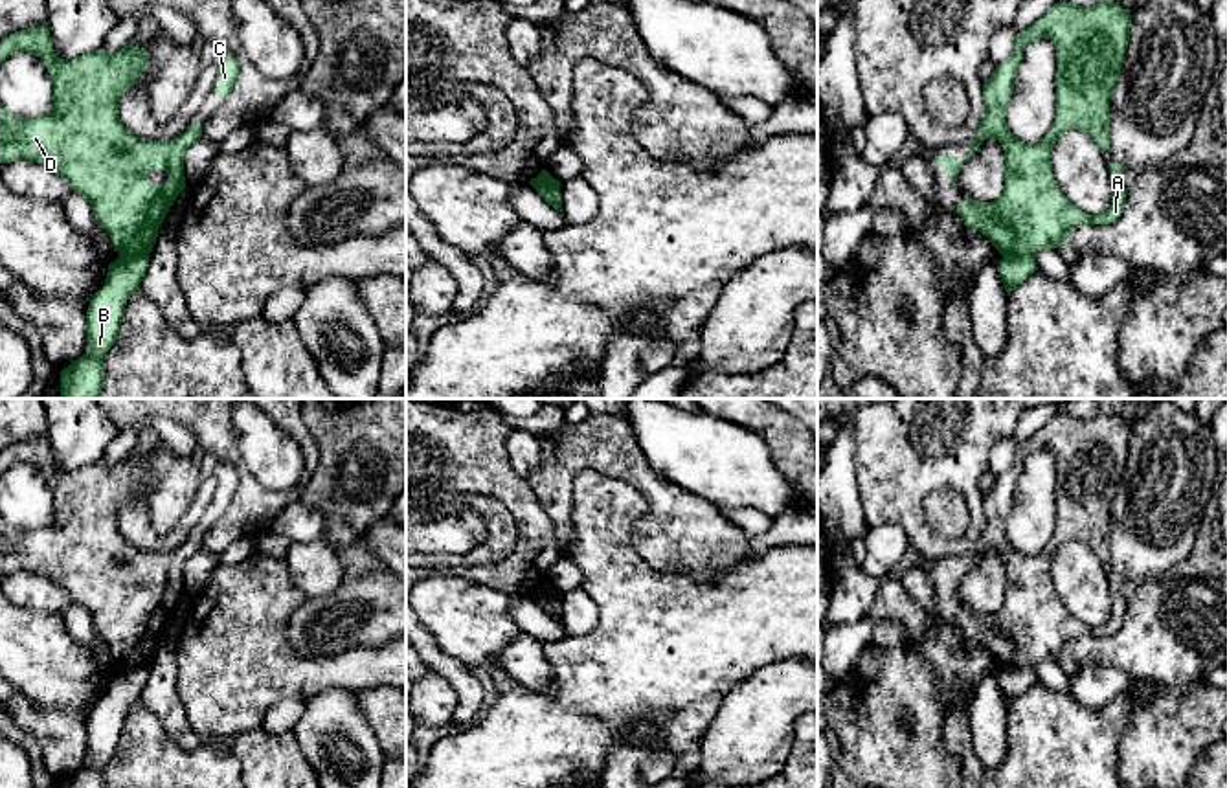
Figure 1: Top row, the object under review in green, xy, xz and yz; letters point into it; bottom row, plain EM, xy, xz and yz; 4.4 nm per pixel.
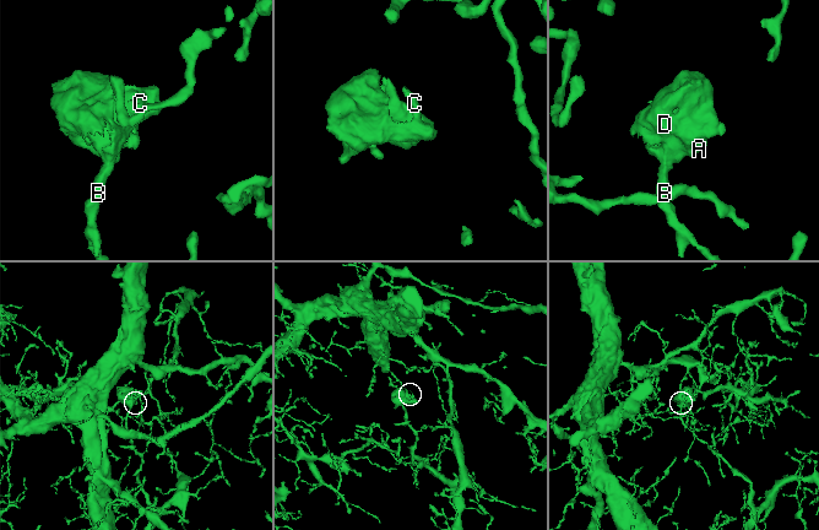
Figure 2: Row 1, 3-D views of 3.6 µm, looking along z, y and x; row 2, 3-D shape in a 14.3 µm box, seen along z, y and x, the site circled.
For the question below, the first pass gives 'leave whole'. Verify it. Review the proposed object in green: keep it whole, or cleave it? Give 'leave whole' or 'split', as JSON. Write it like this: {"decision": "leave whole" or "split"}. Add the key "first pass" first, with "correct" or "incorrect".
{"first pass": "incorrect", "decision": "split"}

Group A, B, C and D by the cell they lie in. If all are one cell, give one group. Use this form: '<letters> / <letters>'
A C D / B

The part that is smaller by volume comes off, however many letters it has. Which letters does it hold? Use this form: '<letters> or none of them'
A, C, D

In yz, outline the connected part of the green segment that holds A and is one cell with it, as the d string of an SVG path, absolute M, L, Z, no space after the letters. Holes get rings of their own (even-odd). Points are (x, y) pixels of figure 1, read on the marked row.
M1058 2L1051 6L1034 24L1018 33L1014 53L996 66L994 75L983 84L985 116L979 121L977 136L966 158L937 156L935 163L948 171L948 178L955 184L961 167L975 154L977 147L992 138L1005 149L1005 189L994 202L979 202L964 198L957 206L957 213L968 228L986 235L992 246L1003 255L1034 255L1047 248L1062 248L1075 226L1082 224L1111 224L1126 208L1128 189L1122 184L1124 169L1115 162L1108 162L1111 182L1111 204L1104 213L1086 215L1065 195L1054 187L1053 174L1053 145L1067 130L1086 132L1100 149L1109 149L1109 99L1122 70L1124 53L1130 44L1130 9L1117 2L1097 2L1091 7ZM1036 39L1051 39L1056 50L1056 116L1047 134L1038 143L1019 141L1007 127L1005 114L1014 90L1016 70L1023 59L1025 48Z

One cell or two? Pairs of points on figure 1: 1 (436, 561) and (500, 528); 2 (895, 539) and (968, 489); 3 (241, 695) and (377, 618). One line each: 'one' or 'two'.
1: one
2: two
3: two

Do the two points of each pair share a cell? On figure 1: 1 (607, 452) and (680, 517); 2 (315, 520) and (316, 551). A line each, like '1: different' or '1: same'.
1: same
2: different

